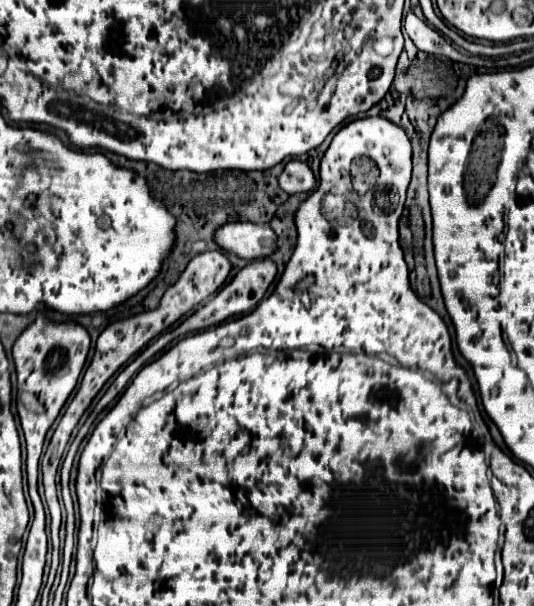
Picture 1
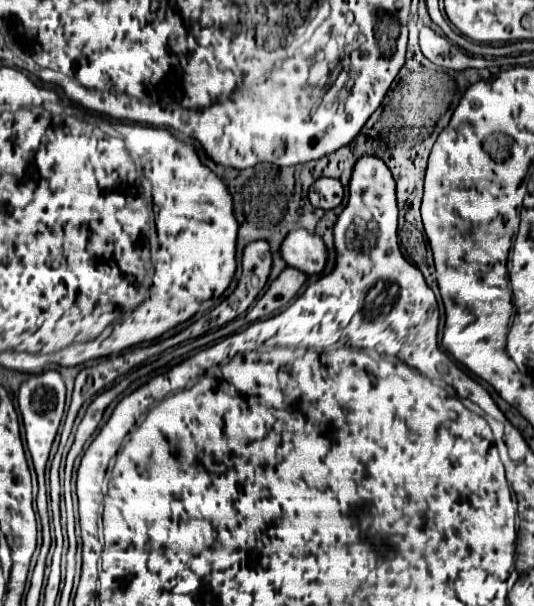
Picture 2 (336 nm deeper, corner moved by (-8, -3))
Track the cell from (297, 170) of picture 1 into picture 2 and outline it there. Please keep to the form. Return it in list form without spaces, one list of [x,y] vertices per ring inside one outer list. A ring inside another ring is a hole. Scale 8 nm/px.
[[[320,178],[312,184],[310,188],[310,202],[314,208],[322,208],[322,210],[332,210],[336,206],[342,204],[344,200],[344,188],[340,184],[340,180],[334,178]]]

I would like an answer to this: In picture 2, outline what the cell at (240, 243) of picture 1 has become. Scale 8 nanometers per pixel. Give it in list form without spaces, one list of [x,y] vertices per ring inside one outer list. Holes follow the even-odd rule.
[[[292,230],[282,242],[282,258],[308,276],[320,274],[328,262],[328,248],[318,234],[308,230]]]

